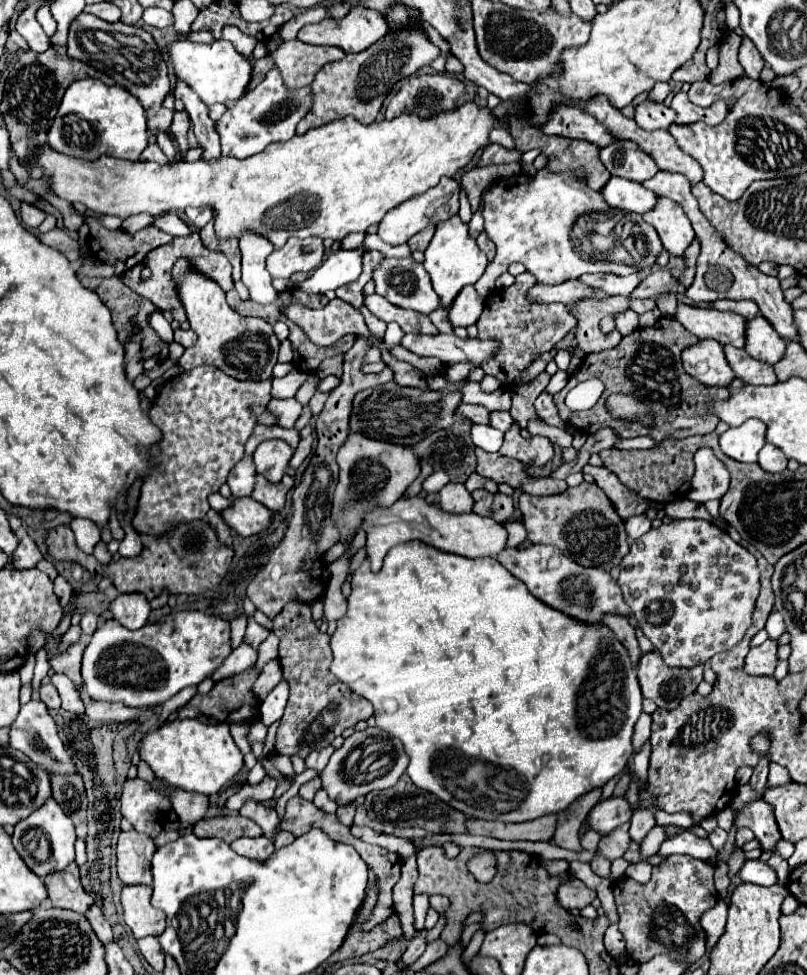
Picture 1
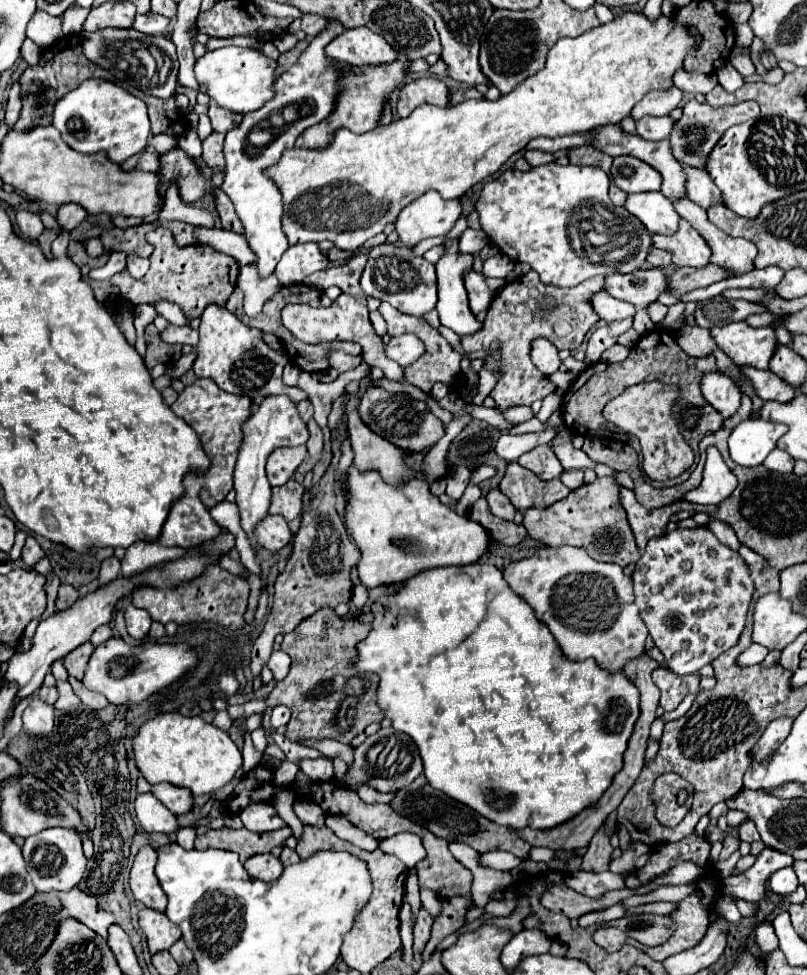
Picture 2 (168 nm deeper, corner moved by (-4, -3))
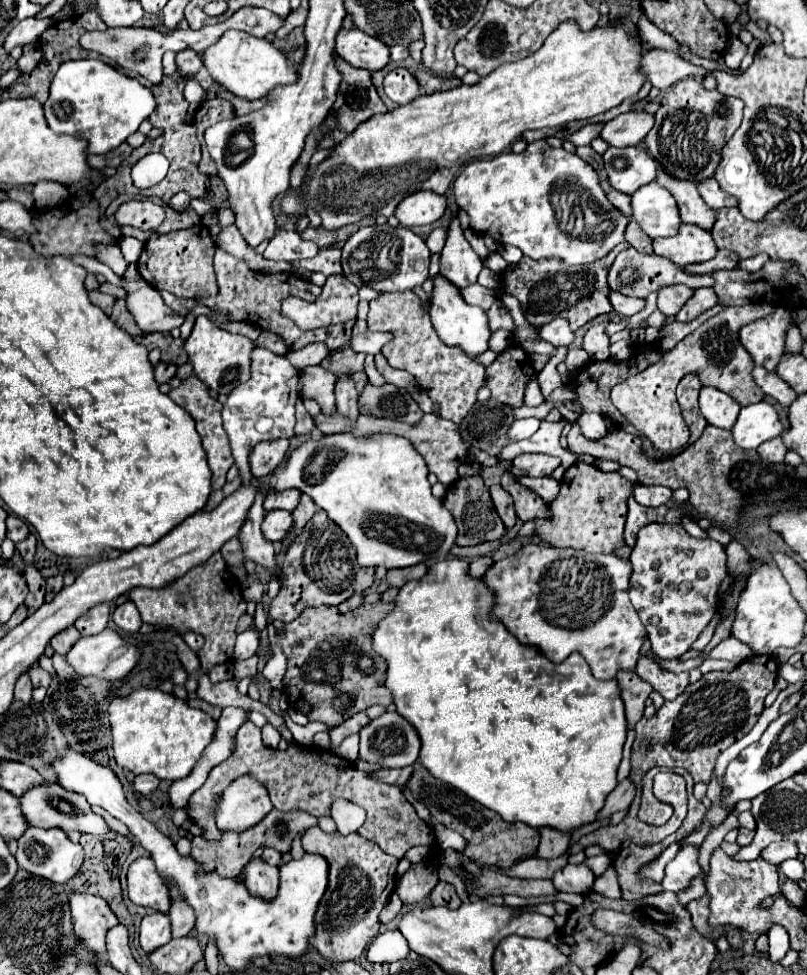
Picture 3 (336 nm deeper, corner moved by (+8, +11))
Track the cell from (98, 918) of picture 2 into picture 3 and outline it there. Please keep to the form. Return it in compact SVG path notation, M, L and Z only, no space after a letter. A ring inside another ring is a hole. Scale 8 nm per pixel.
M69 891L69 907L75 931L87 941L95 955L105 955L105 933L111 925L119 923L105 899Z

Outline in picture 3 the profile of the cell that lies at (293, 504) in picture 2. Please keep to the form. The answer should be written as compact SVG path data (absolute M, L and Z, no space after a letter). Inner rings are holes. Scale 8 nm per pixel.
M269 489L269 493L265 493L265 511L271 511L271 509L285 509L285 511L293 511L299 503L299 497L301 493L297 489L285 489L285 491L275 491L275 489Z

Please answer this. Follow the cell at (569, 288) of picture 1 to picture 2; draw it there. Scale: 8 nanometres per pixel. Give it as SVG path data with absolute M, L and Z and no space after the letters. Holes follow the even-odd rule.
M607 291L595 293L591 303L593 303L593 309L597 311L597 315L603 321L621 321L621 319L627 319L627 317L635 315L635 307L631 303L619 301L619 299L607 295Z

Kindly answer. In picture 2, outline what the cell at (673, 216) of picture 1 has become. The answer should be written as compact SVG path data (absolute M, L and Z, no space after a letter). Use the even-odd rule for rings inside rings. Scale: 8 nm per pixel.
M681 219L679 231L675 235L653 235L653 243L659 249L671 253L671 261L677 267L705 267L711 259L711 249L703 237Z

